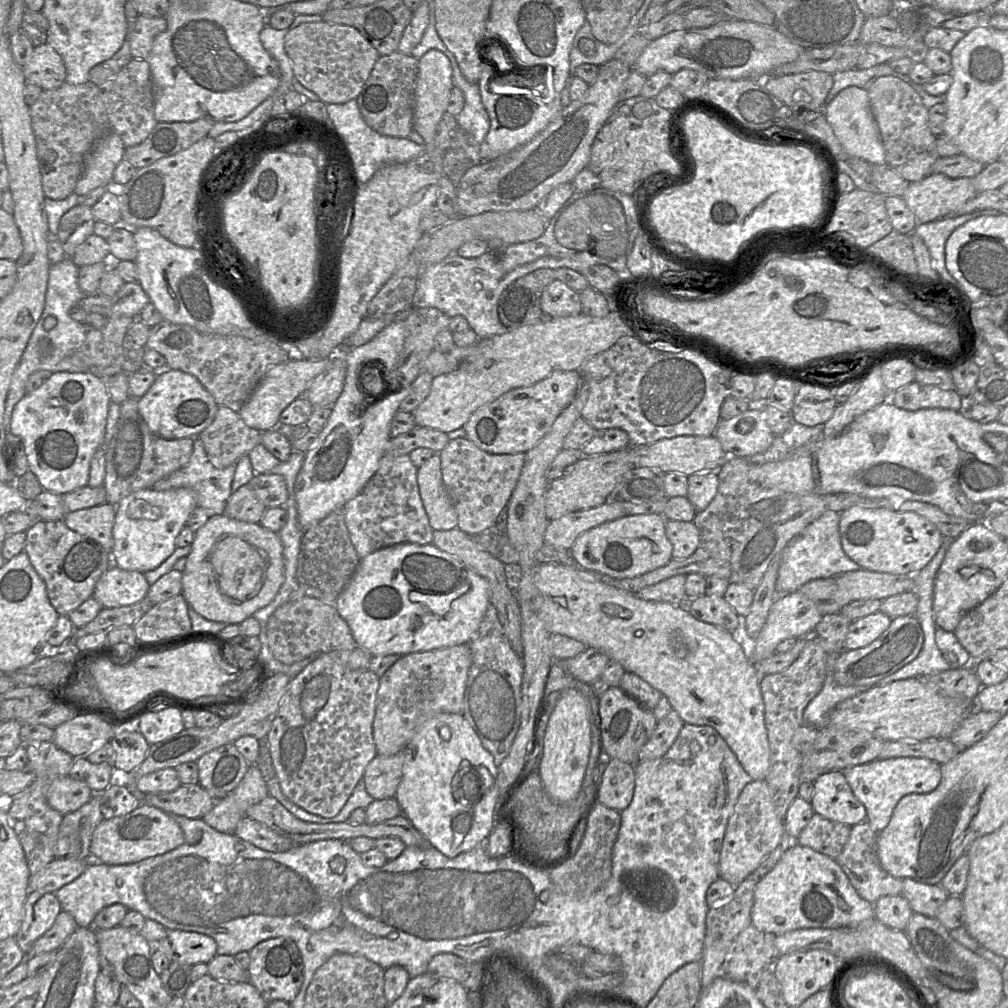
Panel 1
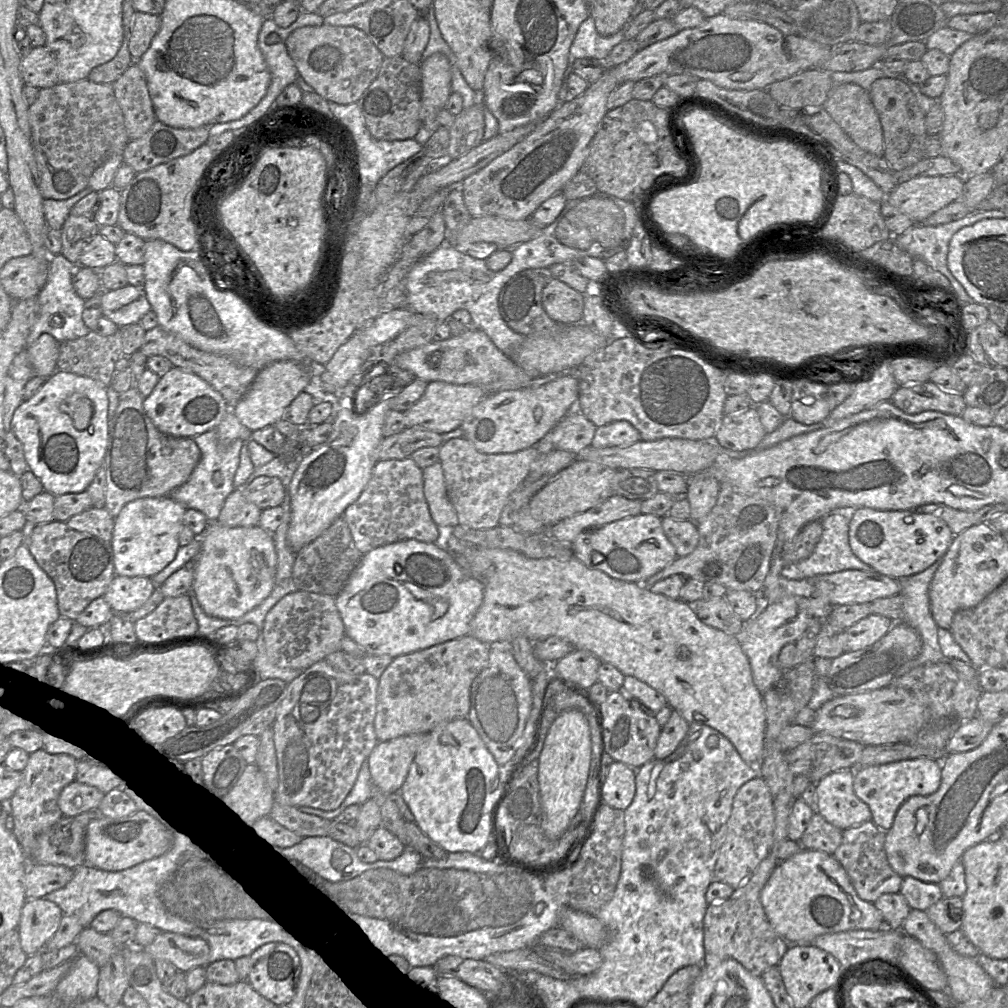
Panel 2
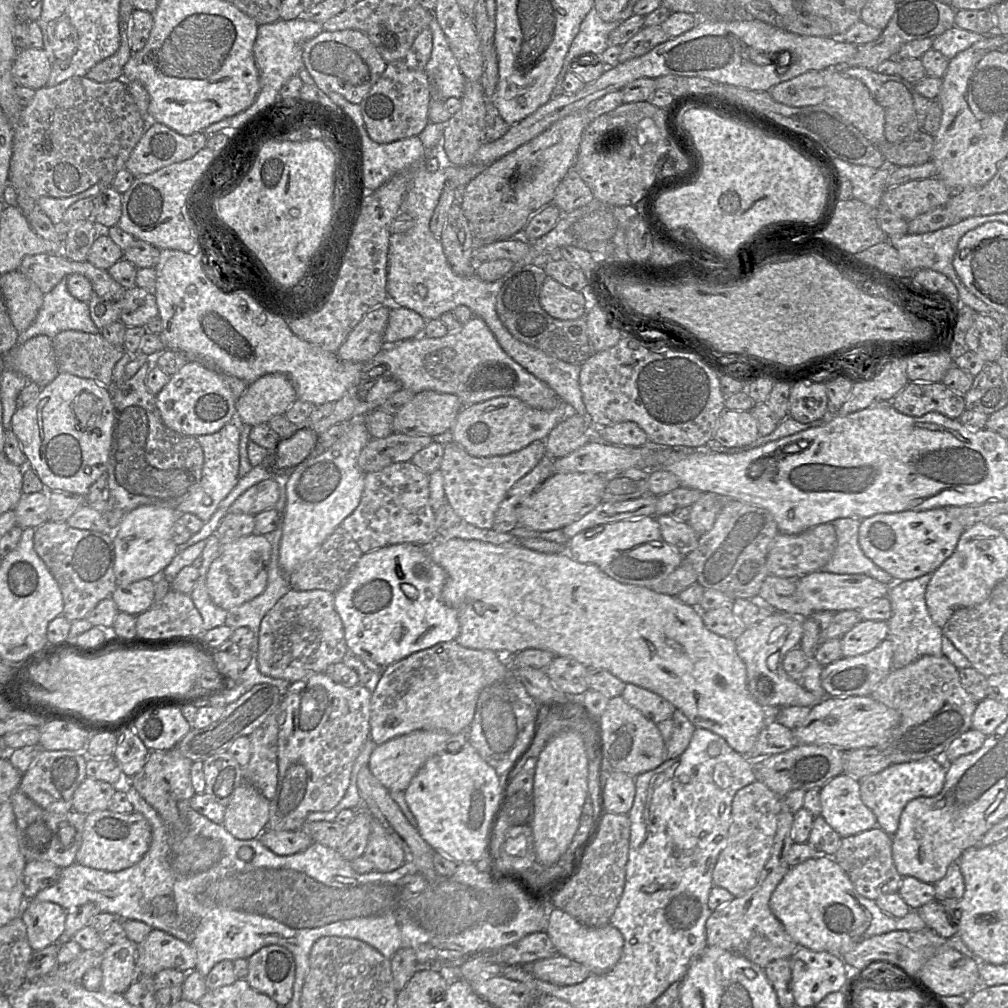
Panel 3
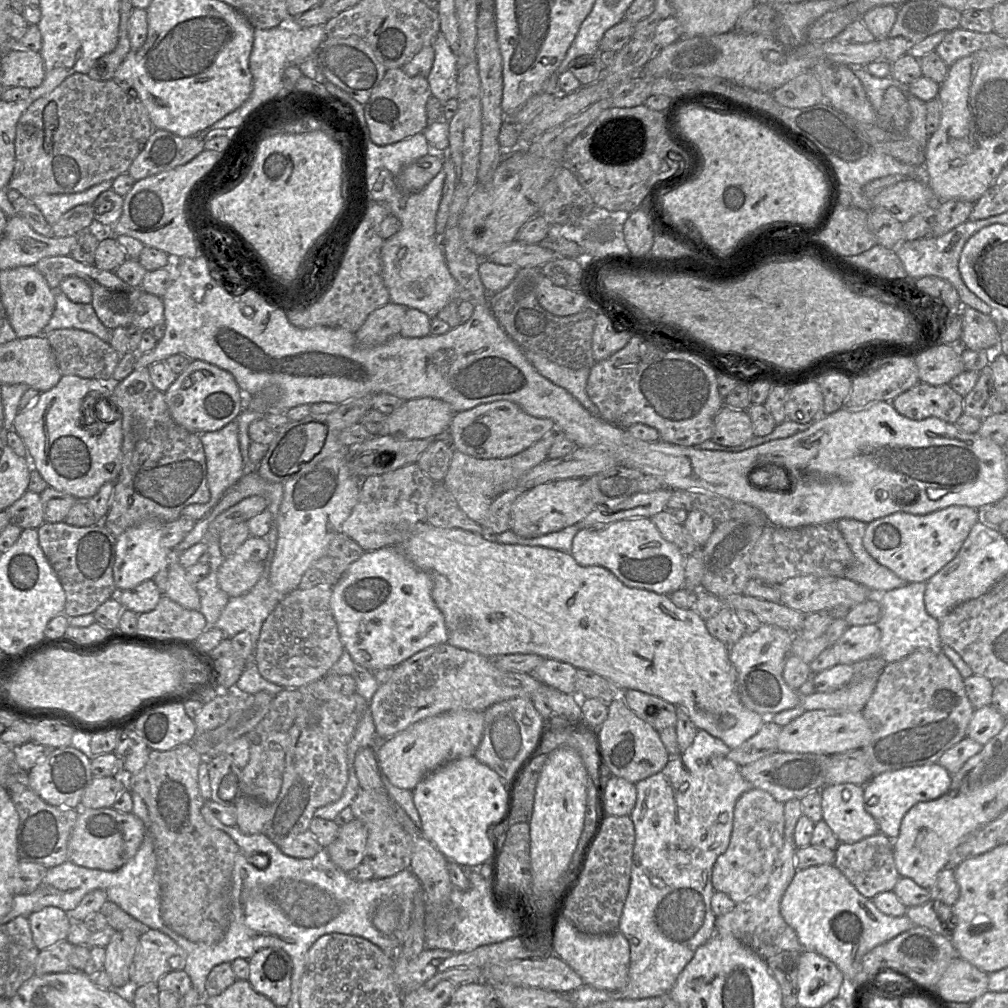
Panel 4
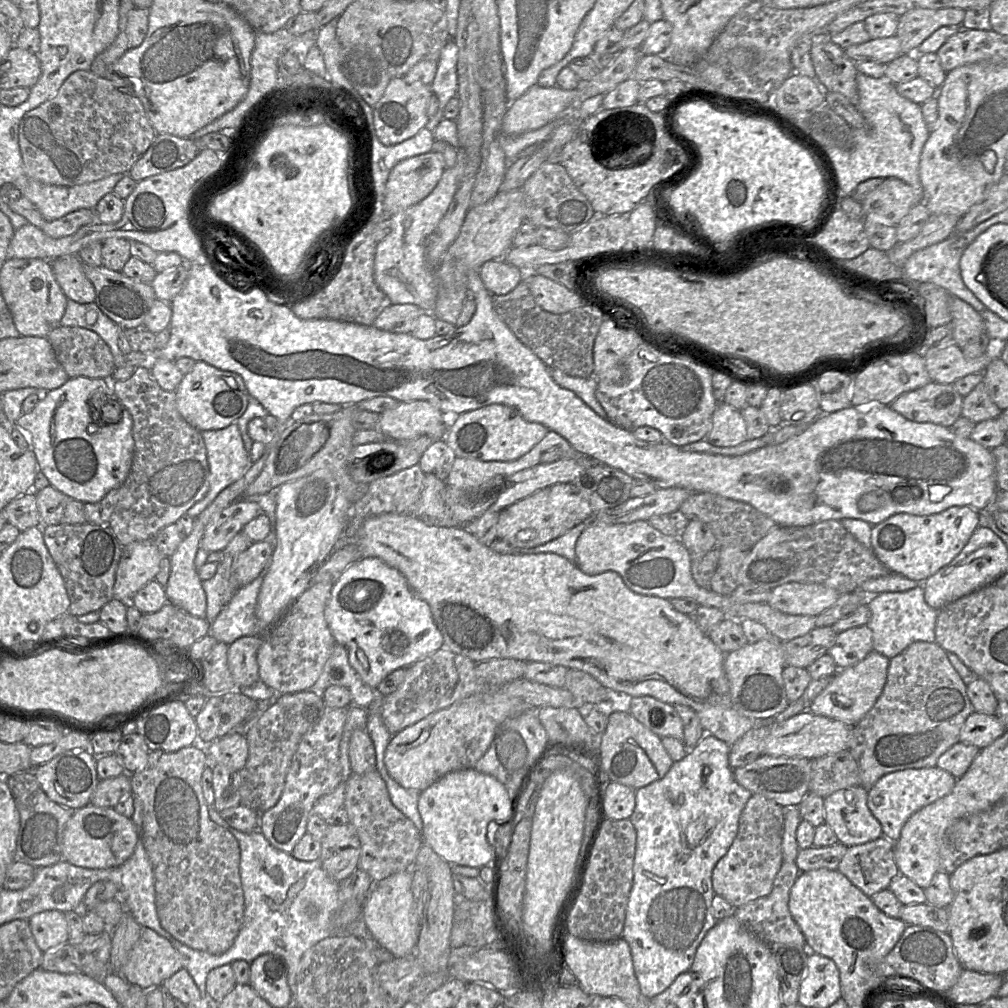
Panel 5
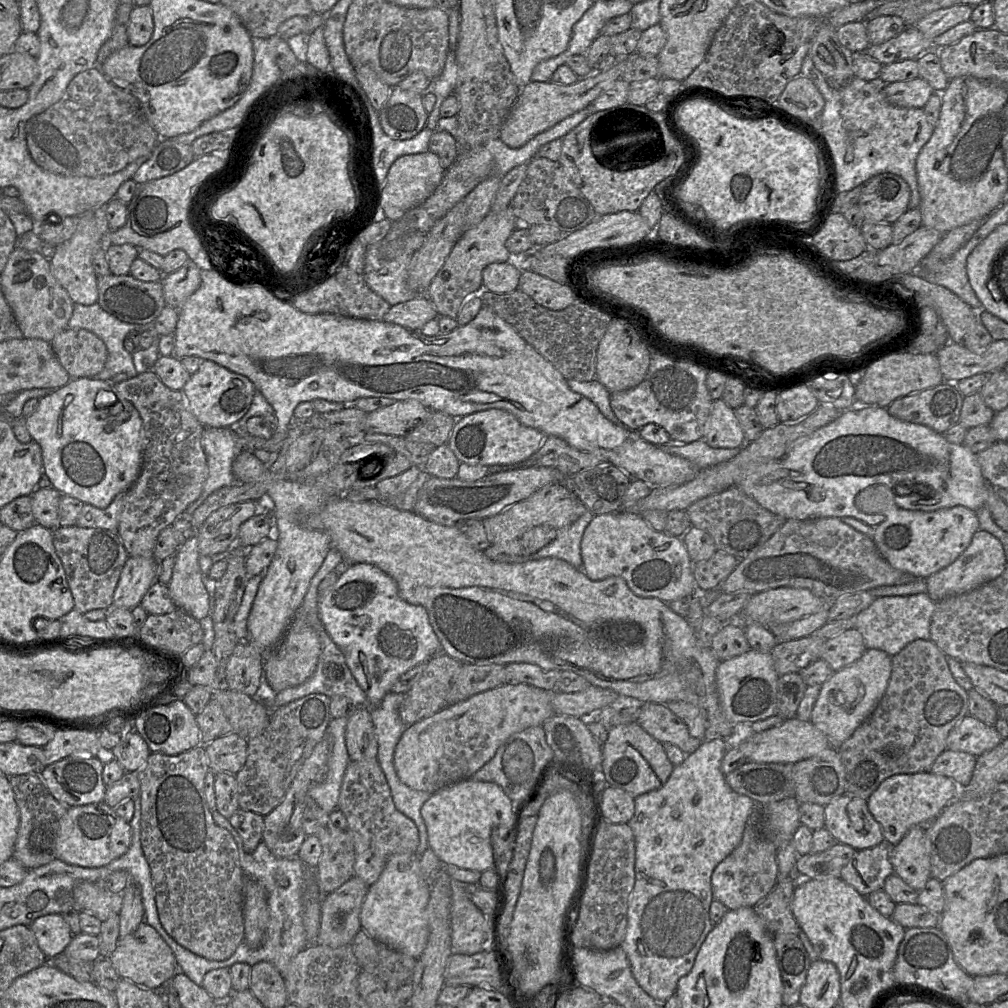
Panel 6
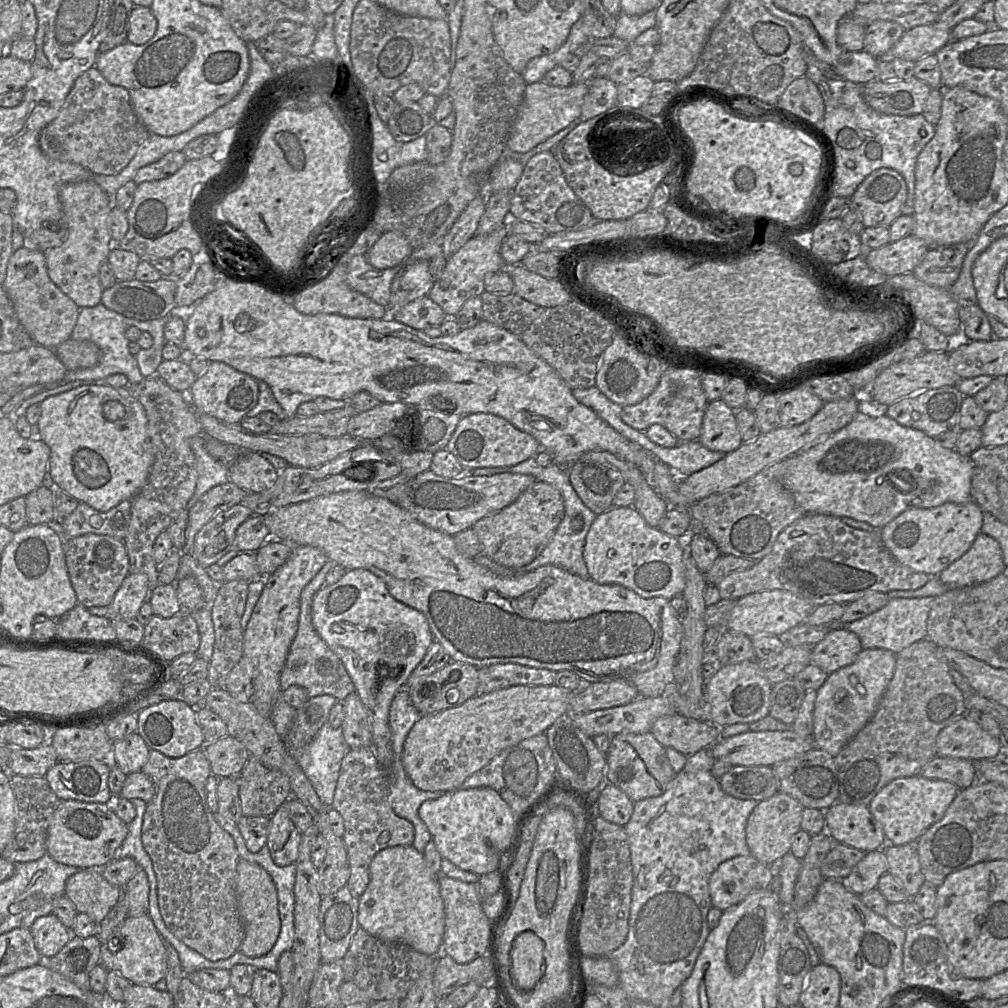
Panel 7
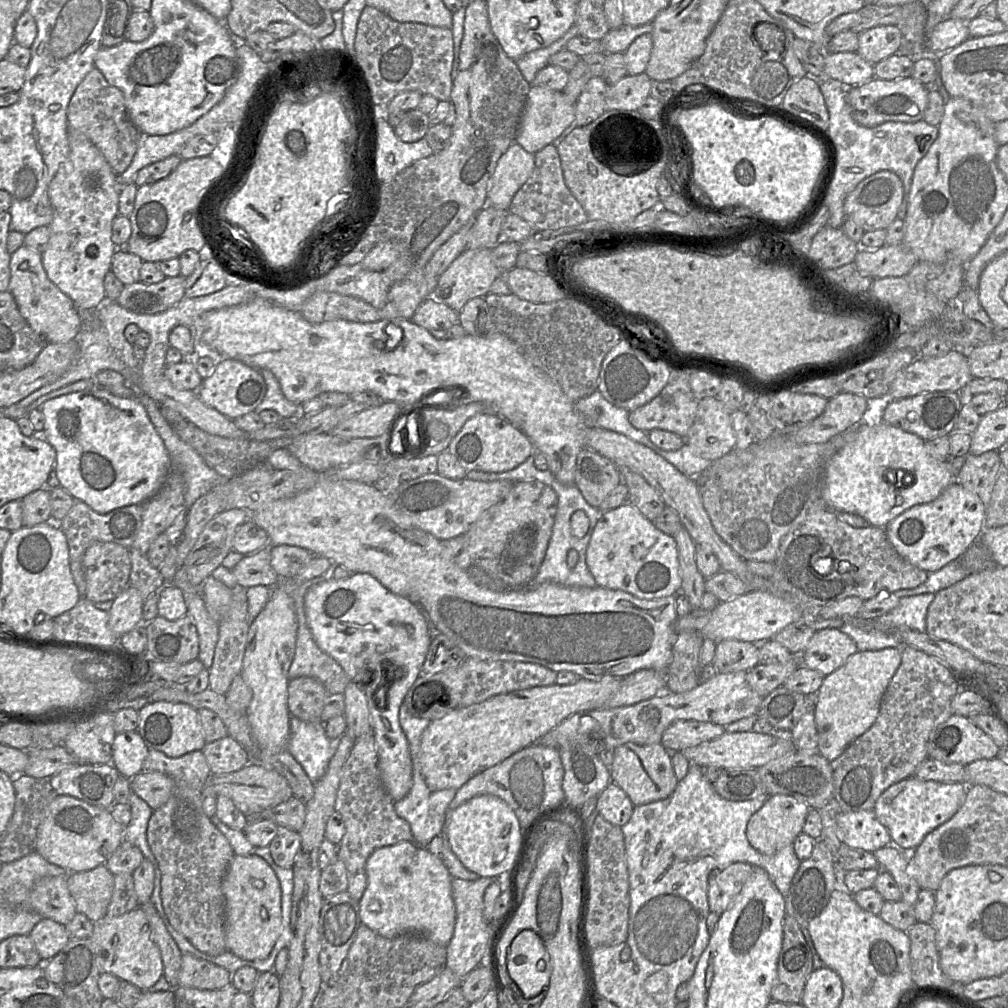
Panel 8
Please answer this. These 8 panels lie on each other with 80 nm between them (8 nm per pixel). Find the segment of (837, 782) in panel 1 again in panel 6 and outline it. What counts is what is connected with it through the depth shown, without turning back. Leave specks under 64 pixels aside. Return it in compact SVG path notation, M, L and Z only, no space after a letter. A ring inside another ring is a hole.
M845 793L824 806L824 827L838 843L848 845L856 851L874 847L884 840L881 826L869 812L867 801Z

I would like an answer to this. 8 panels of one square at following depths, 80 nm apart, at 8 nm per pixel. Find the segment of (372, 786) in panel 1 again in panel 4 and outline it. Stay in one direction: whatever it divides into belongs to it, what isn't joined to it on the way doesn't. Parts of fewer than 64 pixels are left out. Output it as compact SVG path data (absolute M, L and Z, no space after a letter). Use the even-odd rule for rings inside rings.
M456 710L418 721L406 730L379 741L379 769L398 788L413 790L429 773L447 762L474 756L483 736L484 711Z

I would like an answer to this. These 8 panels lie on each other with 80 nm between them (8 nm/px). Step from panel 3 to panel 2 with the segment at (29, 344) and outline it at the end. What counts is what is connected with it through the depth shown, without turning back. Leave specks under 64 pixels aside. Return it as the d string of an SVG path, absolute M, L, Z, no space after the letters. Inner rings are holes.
M43 333L27 348L36 376L47 379L58 370L59 344L54 337Z

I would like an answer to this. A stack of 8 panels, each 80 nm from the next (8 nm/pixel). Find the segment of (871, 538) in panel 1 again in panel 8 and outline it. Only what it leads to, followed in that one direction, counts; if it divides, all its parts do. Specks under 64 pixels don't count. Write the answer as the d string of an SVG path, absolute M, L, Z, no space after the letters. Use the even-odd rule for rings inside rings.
M960 483L950 484L935 500L904 511L884 528L895 550L911 564L931 573L963 556L985 528L987 507Z

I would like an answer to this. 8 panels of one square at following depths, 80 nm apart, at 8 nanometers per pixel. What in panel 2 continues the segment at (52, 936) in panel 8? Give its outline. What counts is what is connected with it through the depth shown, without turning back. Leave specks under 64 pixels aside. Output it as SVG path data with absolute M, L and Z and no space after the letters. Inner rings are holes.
M46 898L27 899L17 928L22 950L28 956L41 951L57 931L62 917L56 903Z

